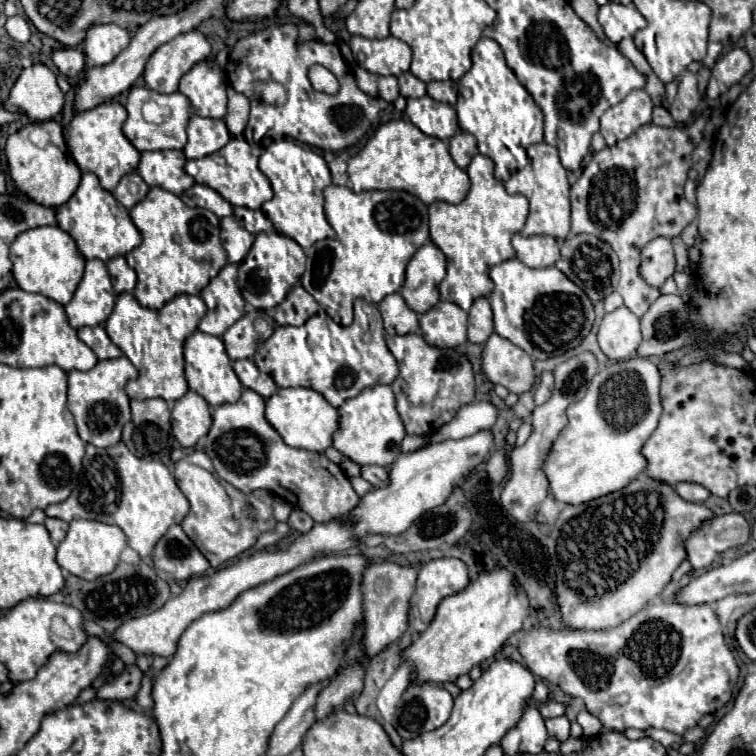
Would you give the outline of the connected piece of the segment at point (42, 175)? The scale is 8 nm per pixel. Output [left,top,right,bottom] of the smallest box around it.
[5,120,81,208]

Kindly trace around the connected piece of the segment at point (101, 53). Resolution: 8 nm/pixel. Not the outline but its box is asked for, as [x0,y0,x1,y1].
[85,24,131,66]

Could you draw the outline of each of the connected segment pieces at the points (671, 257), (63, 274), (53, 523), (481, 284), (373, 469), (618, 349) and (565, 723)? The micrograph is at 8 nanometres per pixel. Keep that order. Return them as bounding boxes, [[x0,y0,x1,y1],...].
[[639,238,675,288],[11,226,85,304],[45,518,69,544],[429,156,529,310],[361,466,387,486],[597,306,641,360],[545,716,569,742]]

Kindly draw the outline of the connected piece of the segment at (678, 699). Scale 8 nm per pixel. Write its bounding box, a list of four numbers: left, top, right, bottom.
[517,600,739,734]

